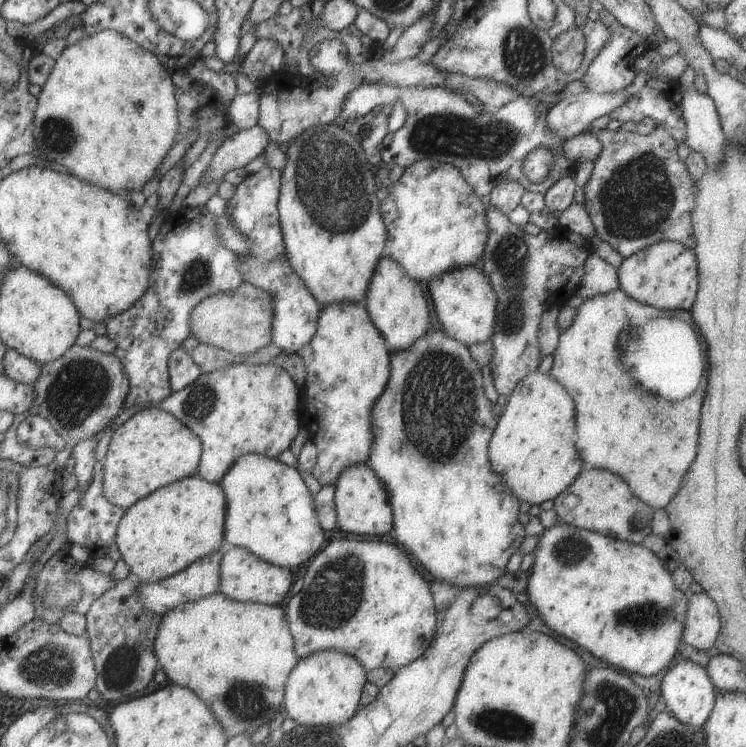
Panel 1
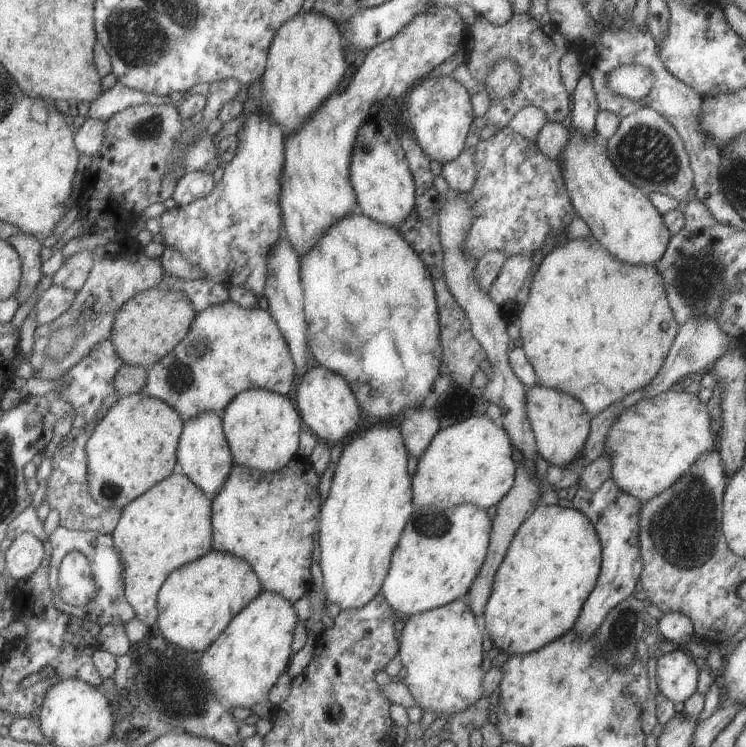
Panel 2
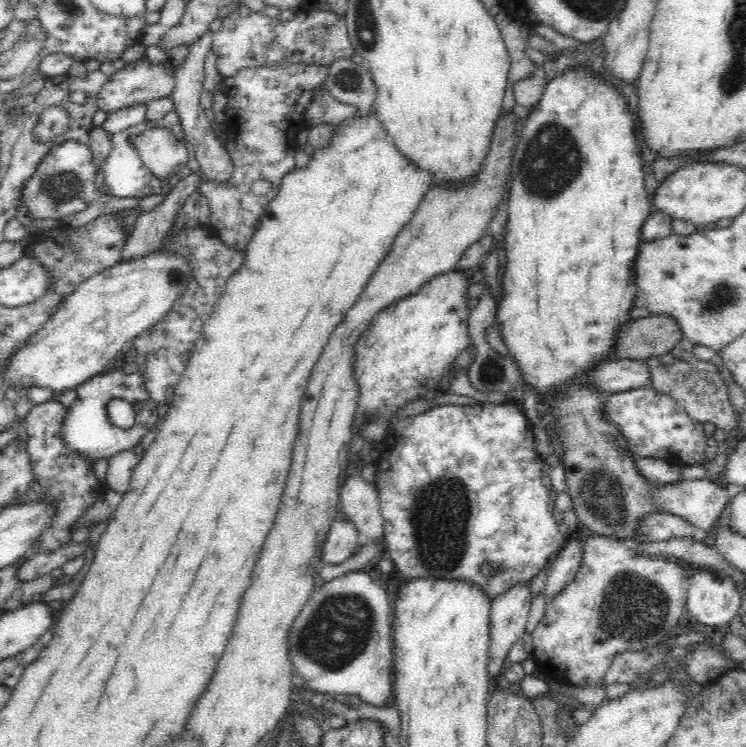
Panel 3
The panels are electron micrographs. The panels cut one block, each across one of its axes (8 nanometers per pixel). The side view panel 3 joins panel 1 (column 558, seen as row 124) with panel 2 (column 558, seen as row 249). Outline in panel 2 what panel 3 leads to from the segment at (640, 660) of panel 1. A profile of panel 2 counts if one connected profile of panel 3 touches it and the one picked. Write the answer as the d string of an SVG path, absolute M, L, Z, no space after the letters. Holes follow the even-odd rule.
M541 502L515 531L505 558L497 568L489 600L484 606L484 635L499 652L518 655L539 650L570 630L581 612L587 595L597 580L601 564L601 545L591 522L573 508Z

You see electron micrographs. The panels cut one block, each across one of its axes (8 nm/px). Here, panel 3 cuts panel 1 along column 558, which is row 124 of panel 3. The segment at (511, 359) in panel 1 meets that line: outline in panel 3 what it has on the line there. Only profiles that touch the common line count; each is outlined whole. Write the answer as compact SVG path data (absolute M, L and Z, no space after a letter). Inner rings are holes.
M303 62L292 64L278 64L272 66L265 64L260 67L241 68L236 74L223 80L223 88L227 97L226 120L224 131L227 133L227 145L225 148L234 163L232 176L221 184L217 180L202 181L198 190L209 200L211 212L210 227L215 229L221 241L230 248L244 251L248 242L252 240L254 230L258 228L258 218L262 216L265 207L276 194L276 187L280 184L280 178L288 170L294 170L294 151L299 146L297 134L307 128L304 116L304 108L310 103L316 88L326 88L326 65L313 65ZM258 180L266 180L271 184L271 190L262 195L256 195L252 191L252 184Z

